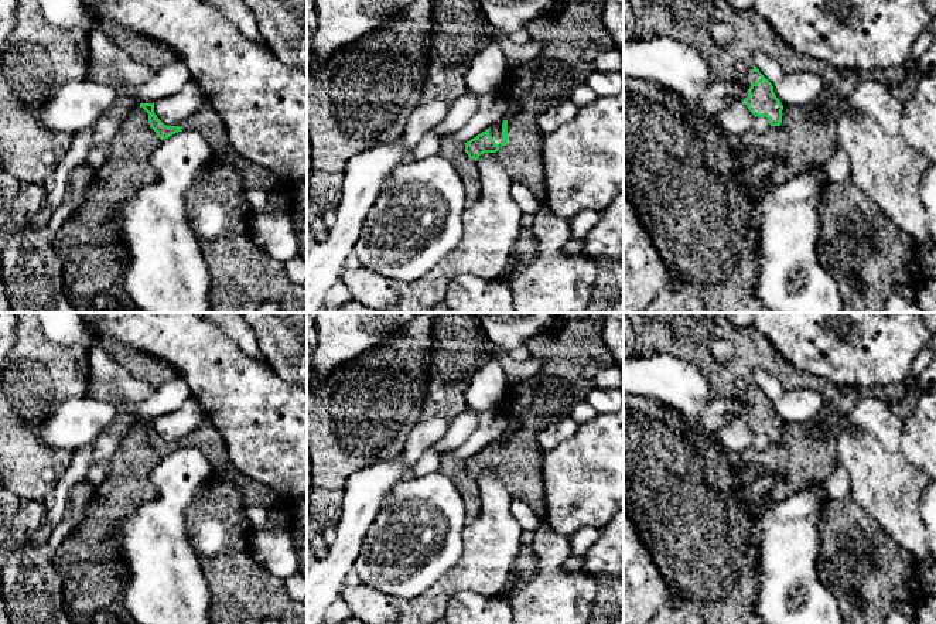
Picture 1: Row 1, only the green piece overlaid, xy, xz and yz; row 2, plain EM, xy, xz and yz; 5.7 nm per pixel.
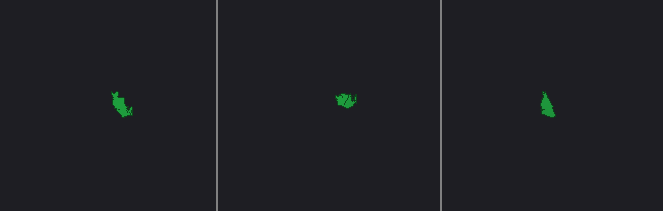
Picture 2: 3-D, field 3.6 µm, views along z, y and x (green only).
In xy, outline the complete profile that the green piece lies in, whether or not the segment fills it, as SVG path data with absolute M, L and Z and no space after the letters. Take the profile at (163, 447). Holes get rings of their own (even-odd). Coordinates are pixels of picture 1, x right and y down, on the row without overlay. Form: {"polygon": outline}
{"polygon": "M208 417L204 419L180 443L164 441L154 430L154 420L140 420L140 424L143 424L148 430L150 444L161 457L168 456L178 449L194 449L199 450L205 456L205 458L212 466L215 475L226 477L233 474L233 467L228 456L226 443L221 432Z"}

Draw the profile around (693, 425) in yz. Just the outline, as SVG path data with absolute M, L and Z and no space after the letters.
M670 408L679 422L686 427L687 433L698 437L704 443L710 443L717 437L717 433L701 423L701 416L691 416L679 409Z

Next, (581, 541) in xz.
M584 528L574 532L571 538L571 552L575 556L584 556L588 549L599 539L602 531L595 528Z

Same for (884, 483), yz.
M879 392L860 395L857 405L848 413L851 429L838 436L834 449L837 464L843 466L851 484L851 498L860 504L899 546L916 560L930 565L930 553L926 539L926 529L920 516L920 498L923 490L932 480L918 470L903 454L901 447L905 432L905 422L898 417L891 405Z

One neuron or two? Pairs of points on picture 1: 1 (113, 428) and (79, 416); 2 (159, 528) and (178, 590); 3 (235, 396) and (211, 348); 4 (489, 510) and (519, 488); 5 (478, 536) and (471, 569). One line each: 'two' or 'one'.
1: two
2: one
3: one
4: two
5: one

